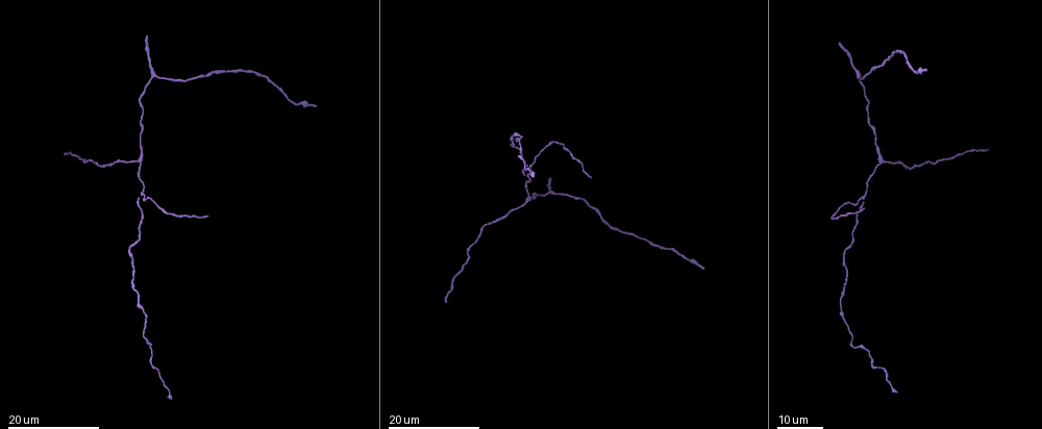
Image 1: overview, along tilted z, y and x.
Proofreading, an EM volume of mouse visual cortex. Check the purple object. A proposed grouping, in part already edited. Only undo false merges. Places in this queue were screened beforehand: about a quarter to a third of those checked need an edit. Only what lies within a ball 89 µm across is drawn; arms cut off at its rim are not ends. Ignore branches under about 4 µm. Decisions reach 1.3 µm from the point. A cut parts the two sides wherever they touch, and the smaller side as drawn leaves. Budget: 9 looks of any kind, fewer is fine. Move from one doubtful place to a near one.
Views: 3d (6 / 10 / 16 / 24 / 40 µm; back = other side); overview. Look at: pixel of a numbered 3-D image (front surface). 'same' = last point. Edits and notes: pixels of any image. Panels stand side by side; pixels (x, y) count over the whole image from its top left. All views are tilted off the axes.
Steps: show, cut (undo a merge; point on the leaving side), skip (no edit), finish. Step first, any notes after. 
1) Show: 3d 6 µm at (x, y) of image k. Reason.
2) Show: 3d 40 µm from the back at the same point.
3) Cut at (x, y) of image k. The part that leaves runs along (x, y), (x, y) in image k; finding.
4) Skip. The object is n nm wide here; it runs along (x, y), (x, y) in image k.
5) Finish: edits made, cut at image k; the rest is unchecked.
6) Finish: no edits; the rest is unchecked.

Show: 3d 24 µm at (142, 195) of image 1. Side arm on a straight run.

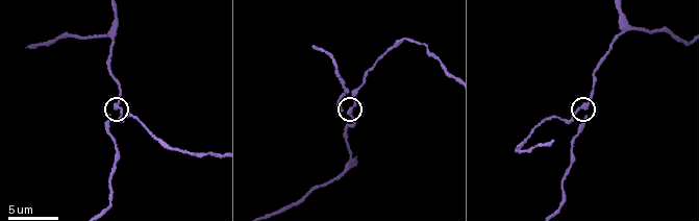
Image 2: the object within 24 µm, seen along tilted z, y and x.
Show: 3d 6 µm at (351, 111) of image 2.

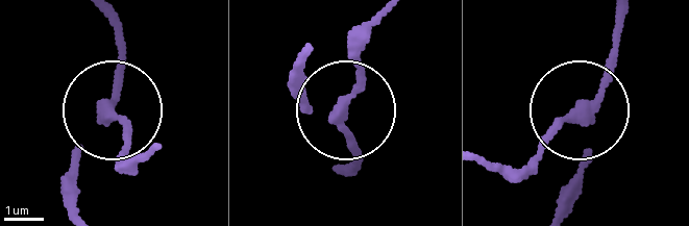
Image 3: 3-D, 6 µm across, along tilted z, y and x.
Cut at (127, 133) of image 3. The object is 220 nm wide here; the part that leaves runs along (340, 110), (371, 16) in image 3; two neurons meet here.

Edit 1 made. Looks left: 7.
Show: overview. Redraw.

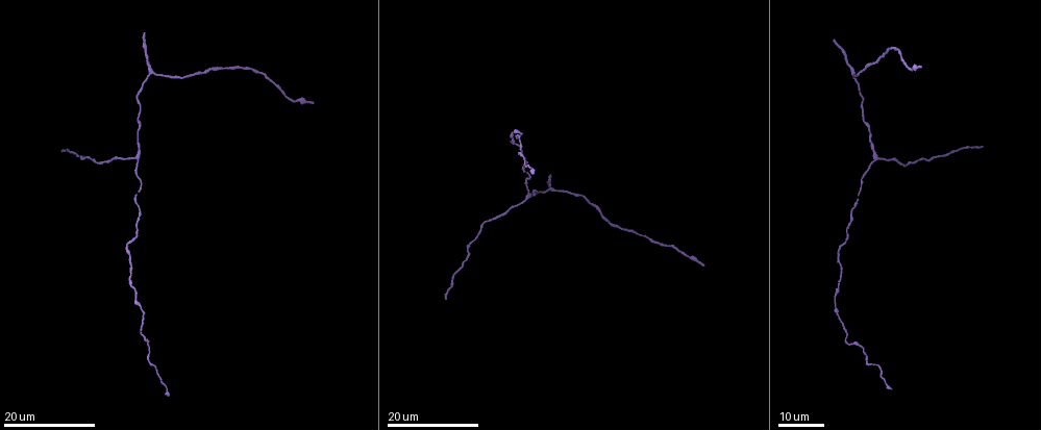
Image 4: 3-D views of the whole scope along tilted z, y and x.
Show: 3d 16 µm at (862, 100) of image 4. A narrow waist.

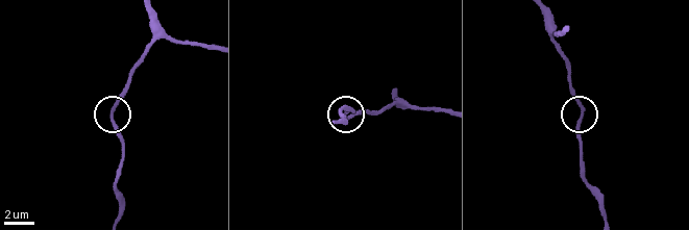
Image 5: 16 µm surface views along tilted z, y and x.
Show: 3d 6 µm at (111, 115) of image 5.

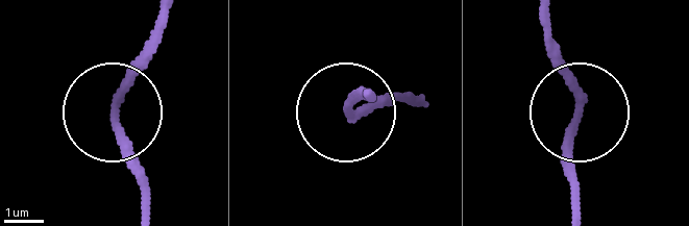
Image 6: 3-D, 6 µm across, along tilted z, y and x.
Skip. All the same neuron.

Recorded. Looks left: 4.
Show: 3d 10 µm at (347, 168) of image 2.

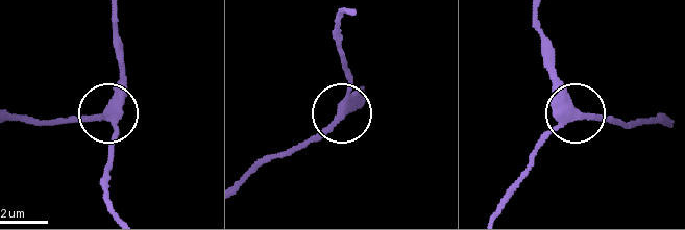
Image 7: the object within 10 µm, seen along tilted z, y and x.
Skip. The side arm is 34 µm long; it runs along (118, 139), (118, 121), (108, 113), (67, 119) in image 7; all the same neuron.

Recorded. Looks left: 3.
Show: 3d 16 µm at (154, 73) of image 4.

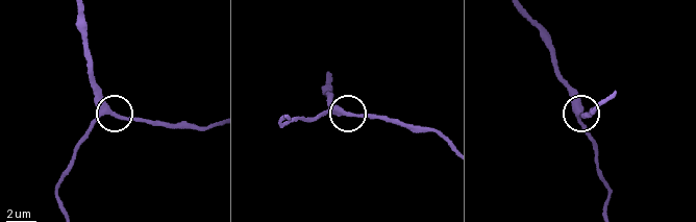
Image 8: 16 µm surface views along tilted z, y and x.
Show: 3d 10 µm at (346, 113) of image 8. Zoom in.

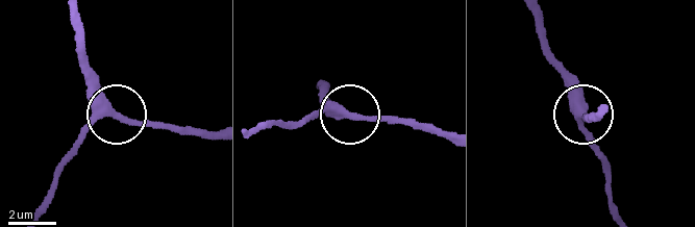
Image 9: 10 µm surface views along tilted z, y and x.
Skip. The object is 320 nm wide here; it runs along (35, 211), (58, 169), (114, 115), (78, 61) in image 9; one neuron here.

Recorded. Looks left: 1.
Finish: edits made, cut at image 3; the rest is unchecked.

